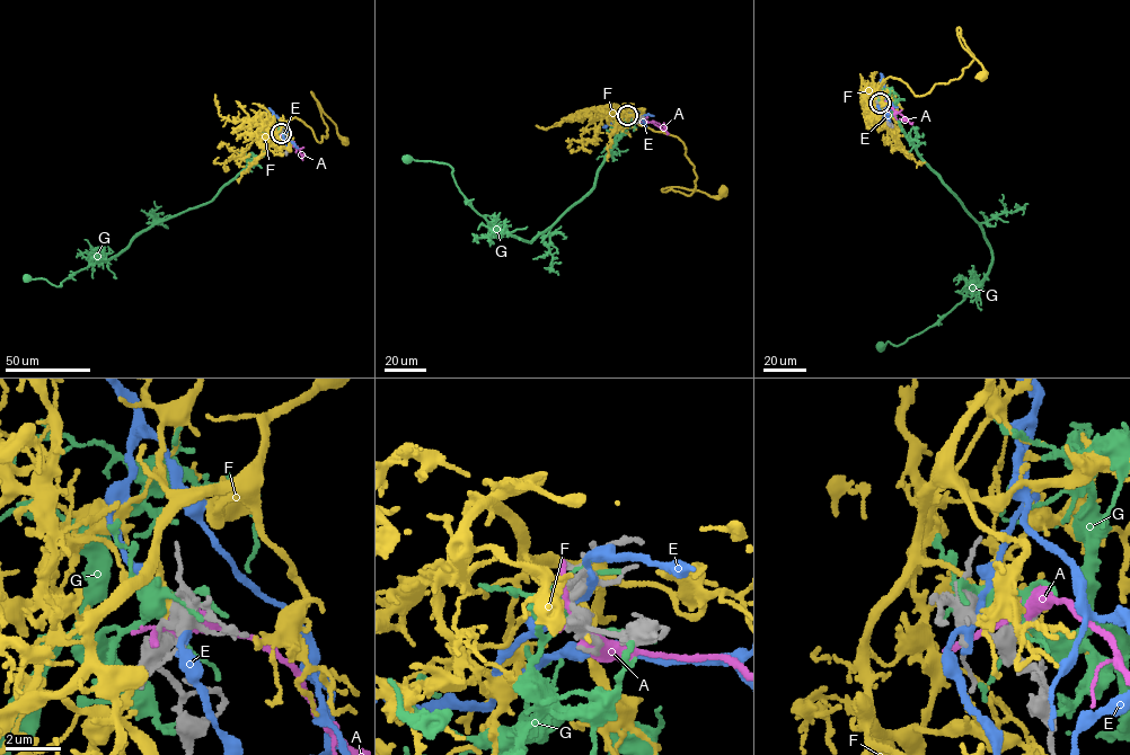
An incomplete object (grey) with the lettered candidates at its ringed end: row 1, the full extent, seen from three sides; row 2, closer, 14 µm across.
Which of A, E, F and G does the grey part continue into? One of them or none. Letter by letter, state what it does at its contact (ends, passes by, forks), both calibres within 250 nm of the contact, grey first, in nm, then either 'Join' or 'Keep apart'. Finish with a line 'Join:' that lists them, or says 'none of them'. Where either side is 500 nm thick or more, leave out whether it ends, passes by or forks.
A: It forks there. Thickness 360 nm (grey) against 320 nm. Keep apart
E: It forks there. Thickness 460 nm (grey) against 320 nm. Keep apart
F: It ends there. Thickness 420 nm (grey) against 260 nm. Join
G: It ends there. Thickness 480 nm (grey) against 240 nm. Keep apart
Join: F

